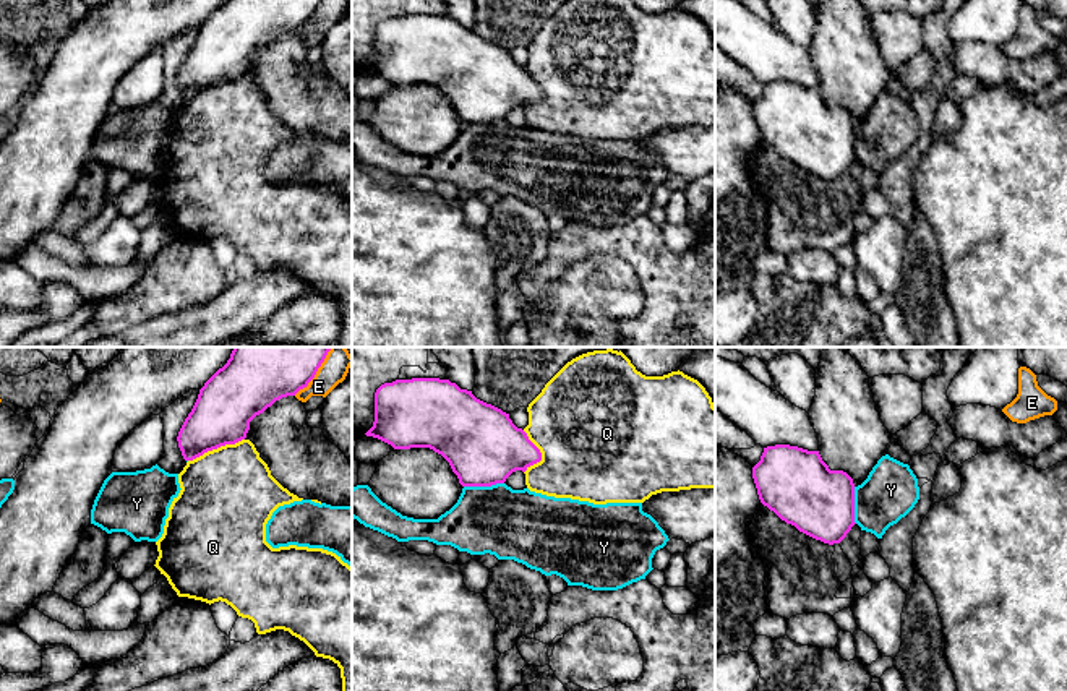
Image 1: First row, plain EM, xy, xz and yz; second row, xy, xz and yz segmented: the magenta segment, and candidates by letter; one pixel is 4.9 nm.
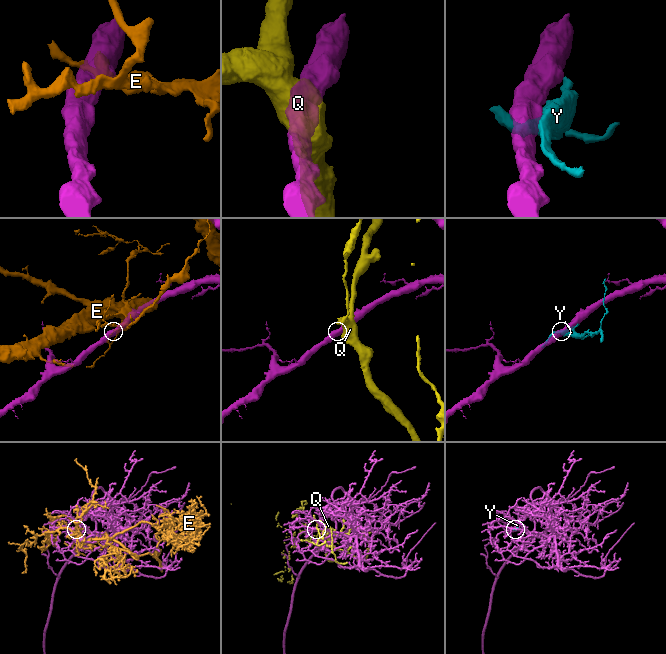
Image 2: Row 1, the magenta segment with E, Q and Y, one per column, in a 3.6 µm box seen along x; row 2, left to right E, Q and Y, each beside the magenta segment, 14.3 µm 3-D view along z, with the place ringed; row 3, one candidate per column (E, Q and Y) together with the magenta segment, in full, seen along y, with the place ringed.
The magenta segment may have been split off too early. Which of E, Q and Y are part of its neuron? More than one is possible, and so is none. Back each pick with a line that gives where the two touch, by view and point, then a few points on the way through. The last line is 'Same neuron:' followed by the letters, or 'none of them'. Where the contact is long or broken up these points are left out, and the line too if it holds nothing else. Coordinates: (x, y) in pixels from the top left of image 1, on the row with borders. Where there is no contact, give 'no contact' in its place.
Same neuron: none of them

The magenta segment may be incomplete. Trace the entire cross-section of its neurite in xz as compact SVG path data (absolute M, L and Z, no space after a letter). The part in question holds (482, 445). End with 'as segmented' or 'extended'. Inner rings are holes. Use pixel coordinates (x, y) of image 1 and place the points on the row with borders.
M439 378L396 380L375 393L375 422L365 433L394 449L430 448L441 454L462 487L504 483L516 472L525 472L542 461L540 449L517 428L509 414L477 399L472 391Z; as segmented

